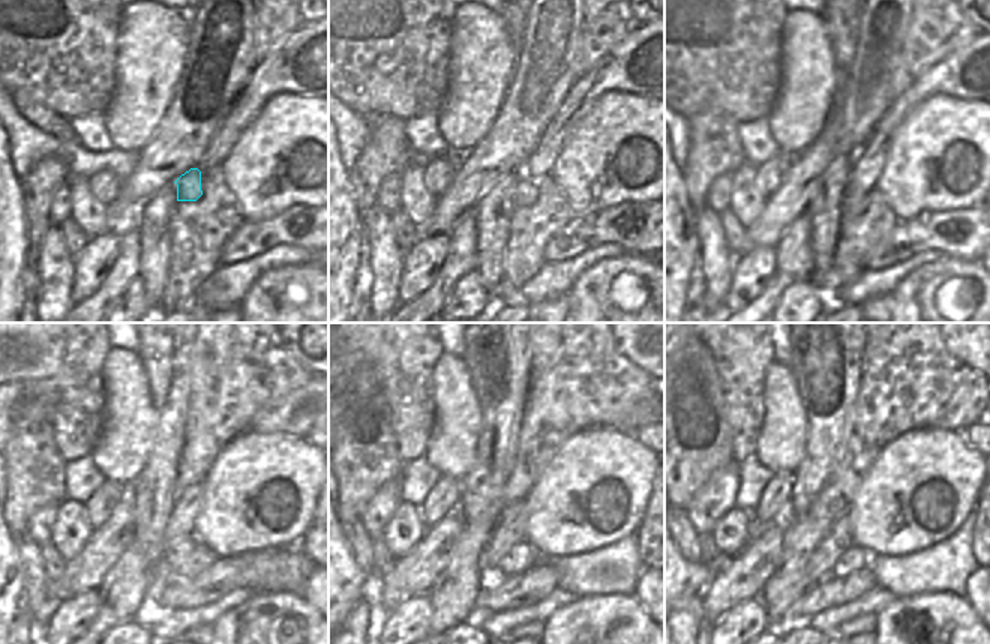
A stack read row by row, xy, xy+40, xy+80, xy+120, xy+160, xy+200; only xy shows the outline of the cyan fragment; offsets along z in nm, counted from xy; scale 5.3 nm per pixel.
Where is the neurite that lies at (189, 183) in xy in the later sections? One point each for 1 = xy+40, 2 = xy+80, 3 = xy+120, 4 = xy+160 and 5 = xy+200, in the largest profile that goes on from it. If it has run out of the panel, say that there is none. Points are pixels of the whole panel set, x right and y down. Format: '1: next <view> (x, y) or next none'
1: next xy+40 (524, 189)
2: next xy+80 (852, 207)
3: next xy+120 (176, 553)
4: next xy+160 (521, 556)
5: next xy+200 (855, 557)

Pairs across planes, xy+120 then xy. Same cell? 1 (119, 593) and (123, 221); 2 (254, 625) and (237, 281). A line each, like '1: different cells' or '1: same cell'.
1: different cells
2: different cells

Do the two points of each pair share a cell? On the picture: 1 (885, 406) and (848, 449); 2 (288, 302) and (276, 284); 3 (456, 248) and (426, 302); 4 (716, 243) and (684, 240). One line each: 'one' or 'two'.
1: one
2: one
3: one
4: two

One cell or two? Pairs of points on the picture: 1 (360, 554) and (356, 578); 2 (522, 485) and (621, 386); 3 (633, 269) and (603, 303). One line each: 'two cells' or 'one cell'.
1: two cells
2: one cell
3: one cell

